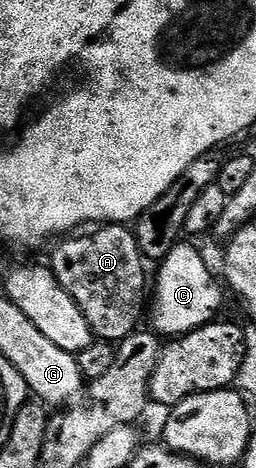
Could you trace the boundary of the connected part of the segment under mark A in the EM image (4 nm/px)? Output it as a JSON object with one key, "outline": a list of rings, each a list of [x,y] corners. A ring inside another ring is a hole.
{"outline":[[[103,224],[92,230],[95,230],[92,234],[80,233],[56,241],[49,265],[61,288],[69,292],[77,308],[81,308],[85,320],[89,320],[92,335],[96,339],[118,344],[136,333],[140,329],[139,321],[142,318],[144,321],[145,303],[149,298],[148,267],[134,233],[126,225]]]}

